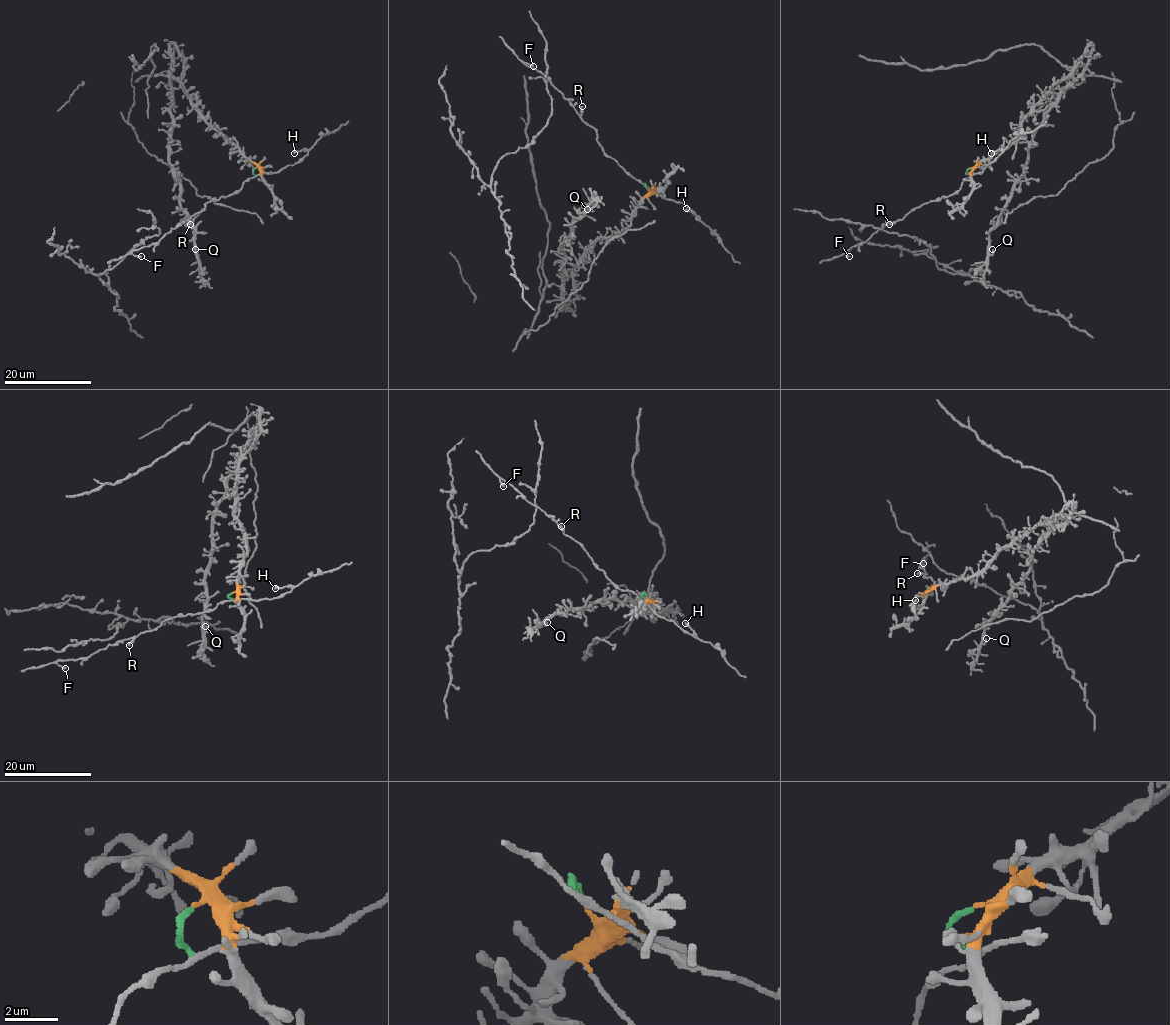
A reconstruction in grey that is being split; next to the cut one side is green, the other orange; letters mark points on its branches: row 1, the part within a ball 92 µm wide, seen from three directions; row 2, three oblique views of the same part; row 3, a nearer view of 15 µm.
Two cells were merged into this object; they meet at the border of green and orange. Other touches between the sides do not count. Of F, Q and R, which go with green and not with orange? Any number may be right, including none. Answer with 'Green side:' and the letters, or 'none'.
Green side: F, R

